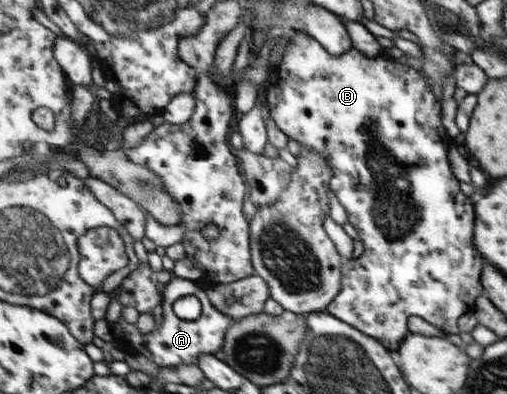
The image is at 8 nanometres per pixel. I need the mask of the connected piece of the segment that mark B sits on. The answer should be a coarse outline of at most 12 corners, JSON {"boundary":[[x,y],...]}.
{"boundary":[[292,30],[270,117],[364,253],[327,312],[389,350],[483,294],[423,74]]}

